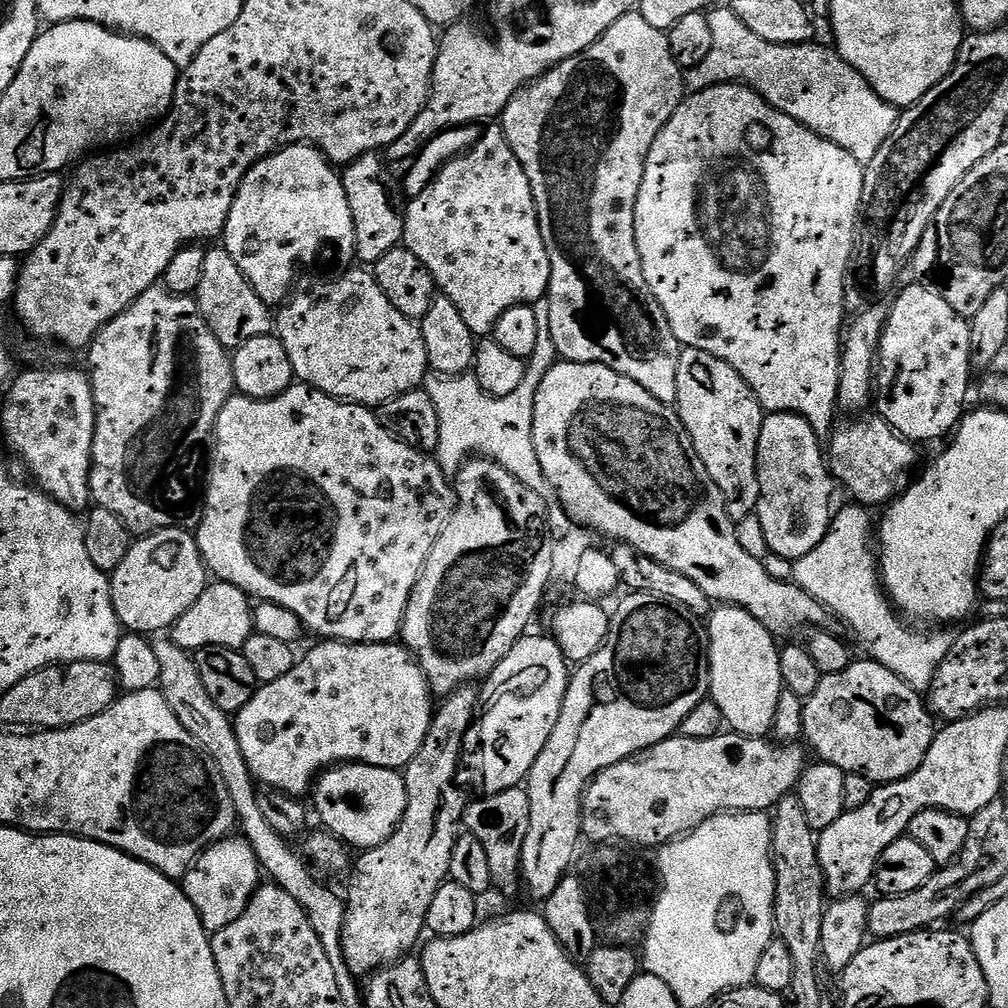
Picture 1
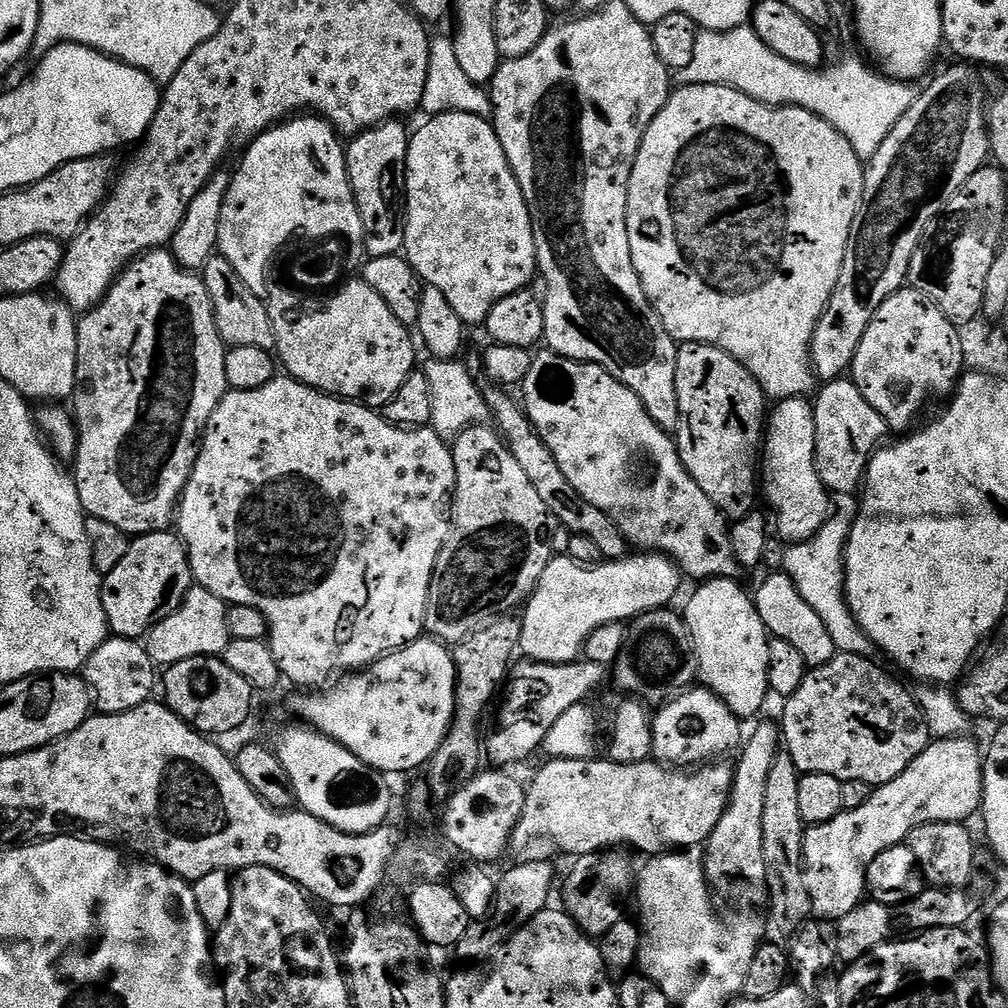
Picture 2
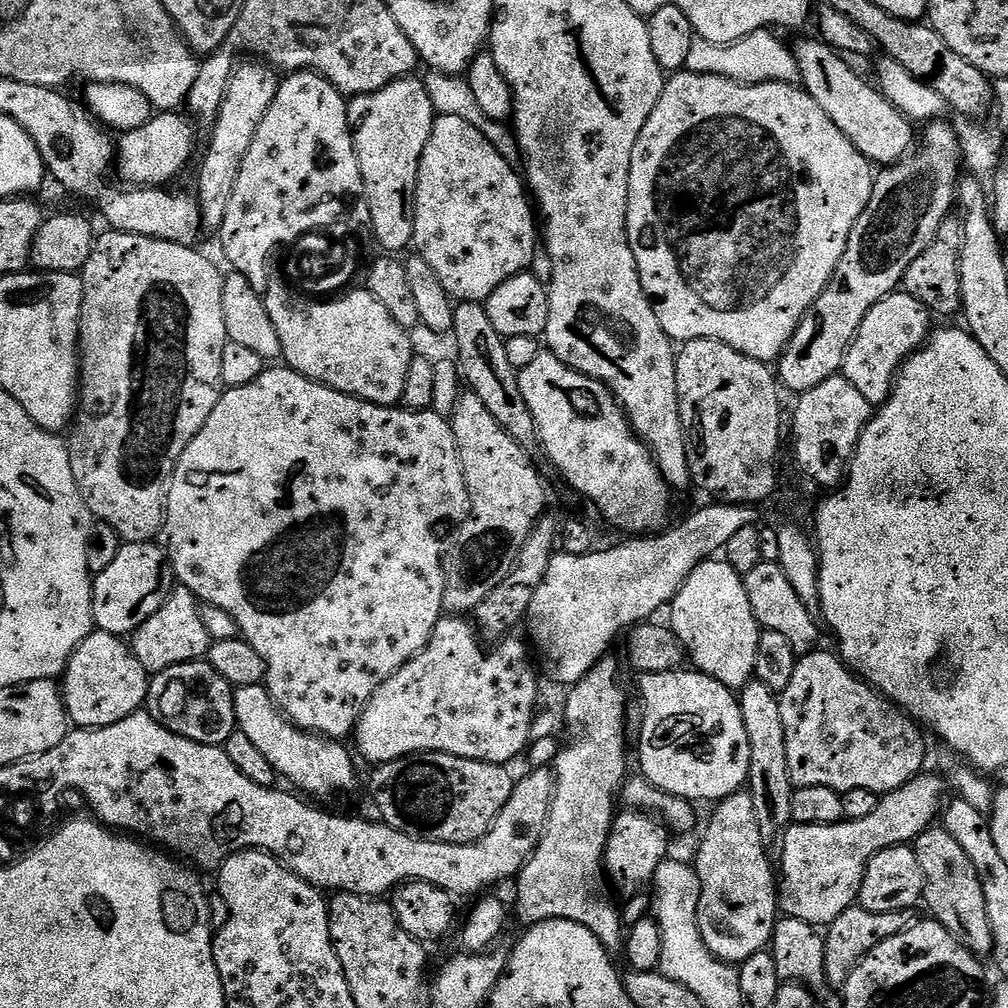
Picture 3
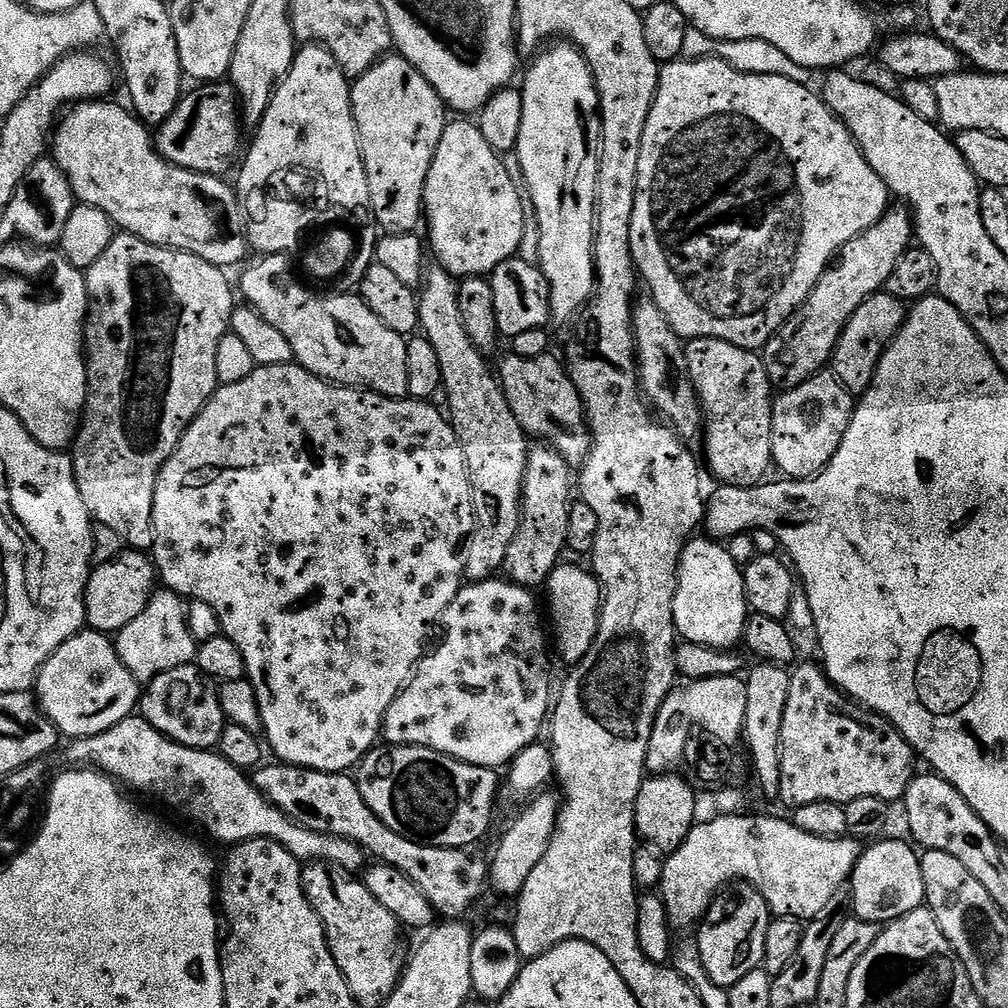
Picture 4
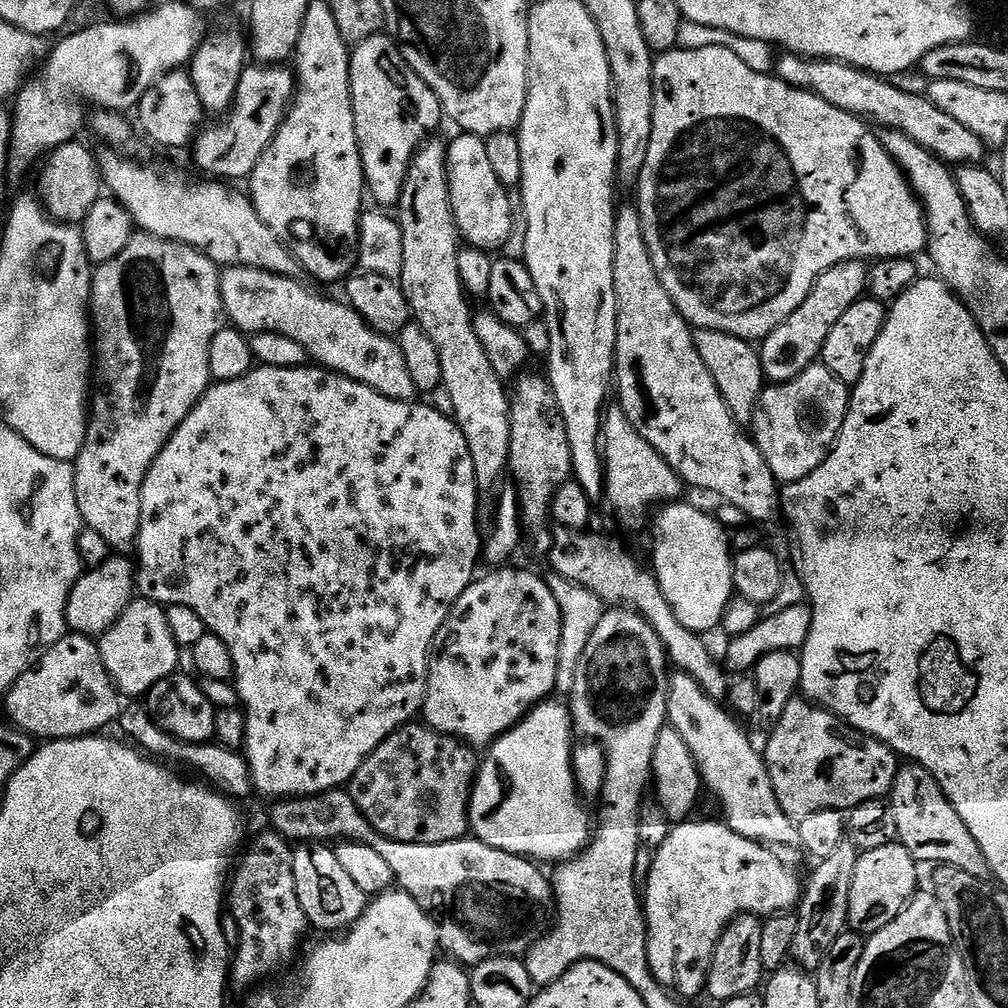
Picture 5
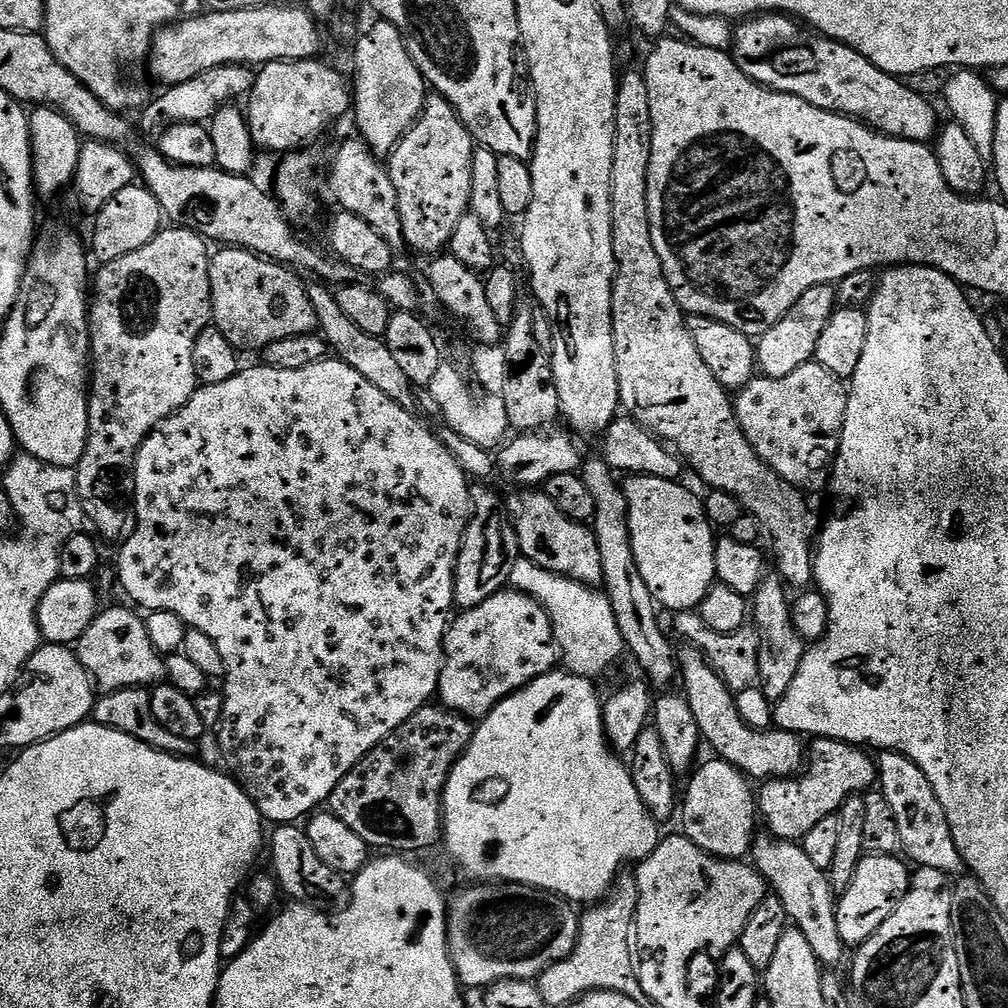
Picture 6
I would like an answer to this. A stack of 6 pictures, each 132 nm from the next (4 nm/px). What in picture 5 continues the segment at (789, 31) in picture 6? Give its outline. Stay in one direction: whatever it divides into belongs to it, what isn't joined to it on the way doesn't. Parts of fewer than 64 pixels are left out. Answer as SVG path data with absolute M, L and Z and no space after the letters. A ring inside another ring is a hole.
M784 54L775 61L774 72L792 88L801 88L821 96L830 106L840 108L843 112L850 112L853 116L865 121L877 120L884 130L904 132L906 138L914 138L918 146L930 150L938 159L949 166L963 166L966 164L980 164L983 161L986 145L978 134L974 134L958 118L946 114L934 102L930 102L927 95L915 96L912 92L903 92L895 88L895 83L887 79L873 76L870 72L863 72L860 68L851 68L848 64L841 64L839 60L813 60L807 56L793 56Z

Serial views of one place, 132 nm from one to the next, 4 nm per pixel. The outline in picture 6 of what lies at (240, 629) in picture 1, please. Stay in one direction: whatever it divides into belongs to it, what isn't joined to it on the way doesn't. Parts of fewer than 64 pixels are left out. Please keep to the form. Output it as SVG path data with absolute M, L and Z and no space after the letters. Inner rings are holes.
M131 607L107 608L96 613L94 622L86 626L86 634L76 641L74 651L77 658L92 675L97 689L104 692L155 685L165 675L165 657L154 650L154 642L150 642L150 634L146 634L144 616Z

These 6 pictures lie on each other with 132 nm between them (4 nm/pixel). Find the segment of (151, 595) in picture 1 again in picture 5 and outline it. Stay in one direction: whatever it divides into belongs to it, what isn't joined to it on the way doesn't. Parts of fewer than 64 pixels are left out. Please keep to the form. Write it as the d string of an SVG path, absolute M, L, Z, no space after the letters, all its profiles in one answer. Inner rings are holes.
M112 554L97 568L87 569L80 575L66 606L67 627L73 633L93 638L103 636L104 631L114 626L114 622L123 614L126 606L132 603L138 585L133 561L128 560L131 559L127 555Z

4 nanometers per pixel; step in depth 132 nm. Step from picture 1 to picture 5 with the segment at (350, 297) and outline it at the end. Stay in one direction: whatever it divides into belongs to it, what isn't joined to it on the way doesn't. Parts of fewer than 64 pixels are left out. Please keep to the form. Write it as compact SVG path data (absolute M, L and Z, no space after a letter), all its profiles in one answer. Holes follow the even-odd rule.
M225 267L220 274L220 293L231 327L245 334L277 332L294 338L306 350L308 360L319 367L362 382L386 398L415 401L418 393L410 379L410 370L406 370L406 358L402 358L399 343L372 329L347 303L327 300L303 288L300 282L260 268Z

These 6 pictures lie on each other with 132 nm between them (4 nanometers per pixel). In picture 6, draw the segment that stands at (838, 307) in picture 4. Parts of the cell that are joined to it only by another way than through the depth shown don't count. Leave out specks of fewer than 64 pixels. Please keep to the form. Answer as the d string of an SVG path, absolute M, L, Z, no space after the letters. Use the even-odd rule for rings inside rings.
M833 285L810 286L810 290L806 290L806 294L802 294L802 298L794 302L794 306L790 306L788 313L755 341L759 371L770 378L786 378L786 374L794 374L798 366L813 363L818 337L837 307L836 289Z

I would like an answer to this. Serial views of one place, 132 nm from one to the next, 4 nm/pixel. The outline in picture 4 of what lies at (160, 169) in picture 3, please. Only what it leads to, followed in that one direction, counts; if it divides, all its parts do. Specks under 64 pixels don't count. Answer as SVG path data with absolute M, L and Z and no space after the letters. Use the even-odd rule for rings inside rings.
M217 82L196 86L192 93L181 95L178 106L166 122L154 132L154 143L160 157L168 163L191 172L201 172L207 176L225 175L224 171L235 165L240 148L240 114L236 91L231 83Z

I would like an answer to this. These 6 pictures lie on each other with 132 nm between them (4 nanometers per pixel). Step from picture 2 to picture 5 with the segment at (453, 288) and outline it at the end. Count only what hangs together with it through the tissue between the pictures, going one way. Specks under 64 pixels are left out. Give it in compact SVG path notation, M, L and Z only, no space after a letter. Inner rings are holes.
M456 134L456 137L446 144L448 150L448 193L450 194L450 206L452 217L456 223L456 231L459 239L465 245L480 248L489 254L500 250L510 235L511 208L514 200L508 197L509 189L499 181L490 166L489 155L486 154L486 144L481 137L469 136L467 134Z

